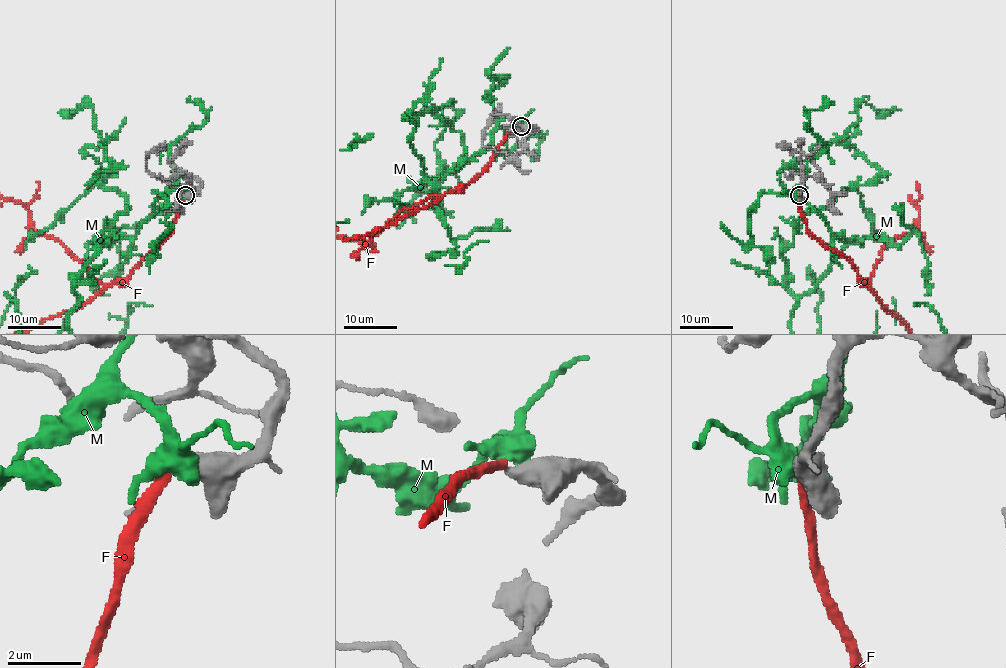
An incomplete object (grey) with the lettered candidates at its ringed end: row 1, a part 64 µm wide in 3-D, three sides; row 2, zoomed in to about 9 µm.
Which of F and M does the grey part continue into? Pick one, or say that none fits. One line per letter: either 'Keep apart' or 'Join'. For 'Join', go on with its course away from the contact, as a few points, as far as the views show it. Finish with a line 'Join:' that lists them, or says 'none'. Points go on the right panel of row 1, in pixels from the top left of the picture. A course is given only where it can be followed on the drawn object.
F: Keep apart
M: Keep apart
Join: none

